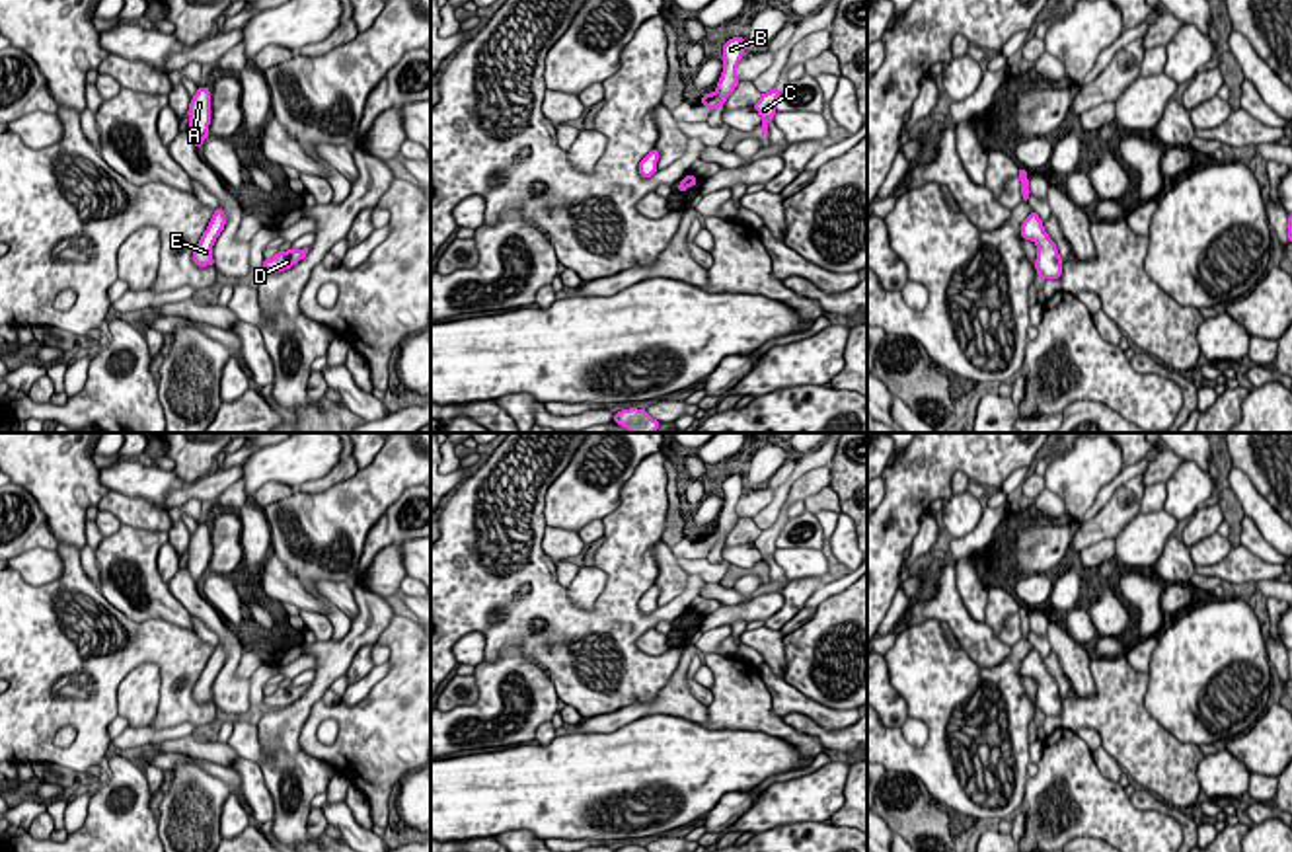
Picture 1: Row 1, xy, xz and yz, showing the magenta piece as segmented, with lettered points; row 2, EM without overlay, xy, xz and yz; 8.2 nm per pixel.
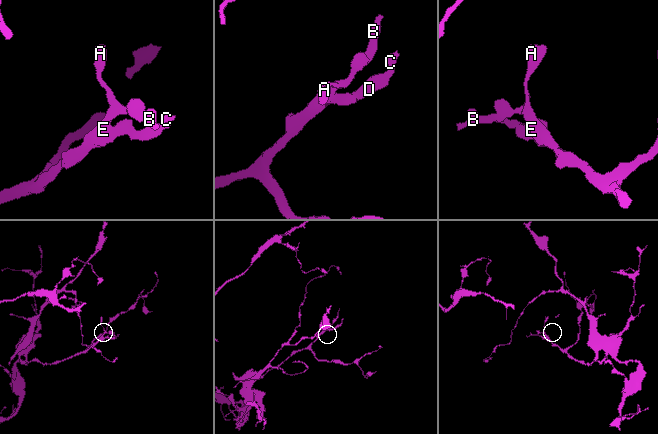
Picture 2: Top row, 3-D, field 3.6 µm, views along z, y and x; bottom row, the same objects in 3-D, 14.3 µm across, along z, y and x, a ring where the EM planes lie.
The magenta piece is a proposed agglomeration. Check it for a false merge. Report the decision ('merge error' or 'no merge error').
no merge error

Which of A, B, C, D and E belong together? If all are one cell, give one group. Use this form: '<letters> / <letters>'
A B C D E

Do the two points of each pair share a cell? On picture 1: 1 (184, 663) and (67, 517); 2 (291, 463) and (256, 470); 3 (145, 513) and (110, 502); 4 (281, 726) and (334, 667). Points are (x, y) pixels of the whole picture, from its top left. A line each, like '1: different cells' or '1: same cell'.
1: different cells
2: same cell
3: same cell
4: same cell

